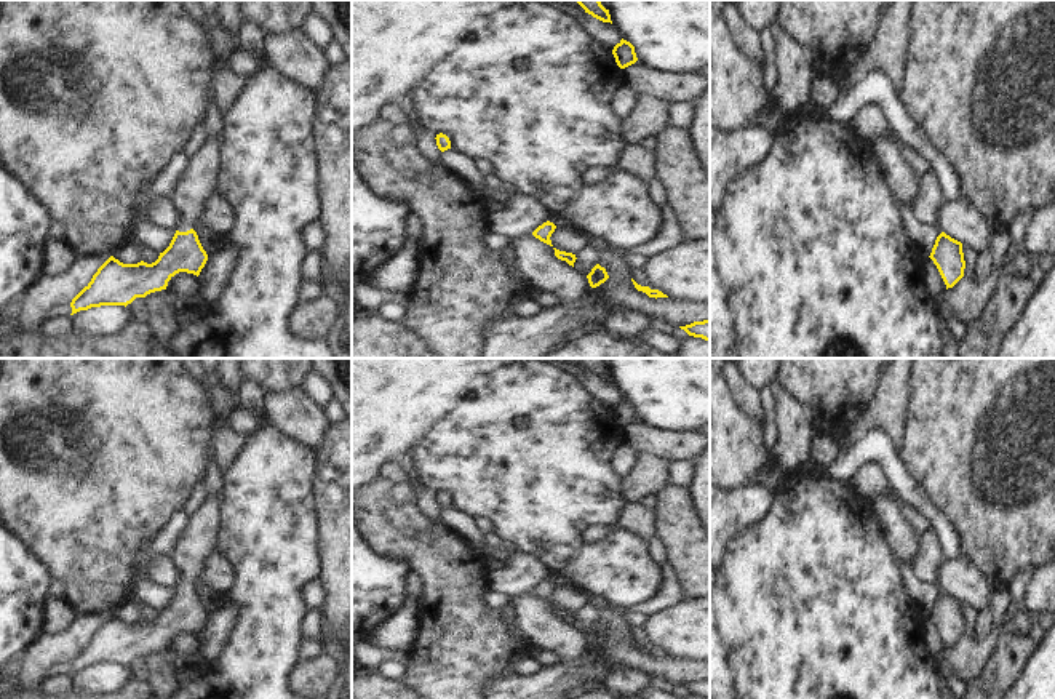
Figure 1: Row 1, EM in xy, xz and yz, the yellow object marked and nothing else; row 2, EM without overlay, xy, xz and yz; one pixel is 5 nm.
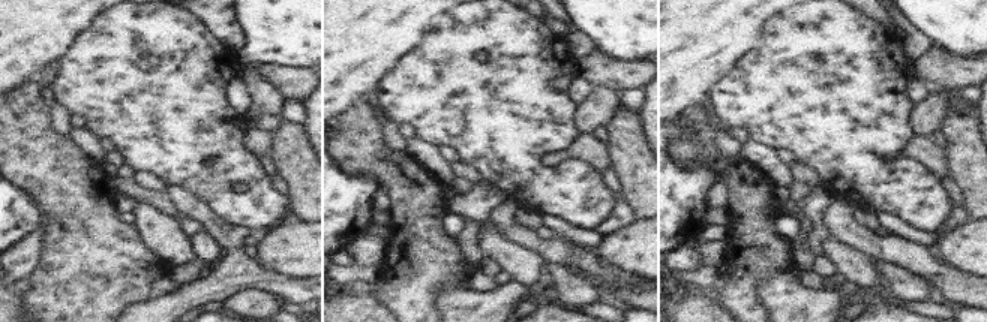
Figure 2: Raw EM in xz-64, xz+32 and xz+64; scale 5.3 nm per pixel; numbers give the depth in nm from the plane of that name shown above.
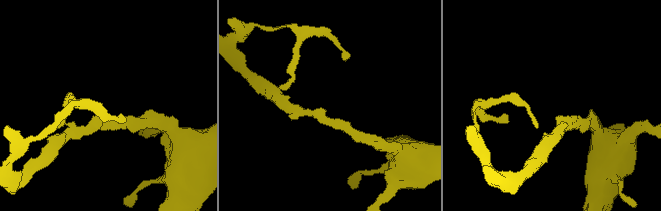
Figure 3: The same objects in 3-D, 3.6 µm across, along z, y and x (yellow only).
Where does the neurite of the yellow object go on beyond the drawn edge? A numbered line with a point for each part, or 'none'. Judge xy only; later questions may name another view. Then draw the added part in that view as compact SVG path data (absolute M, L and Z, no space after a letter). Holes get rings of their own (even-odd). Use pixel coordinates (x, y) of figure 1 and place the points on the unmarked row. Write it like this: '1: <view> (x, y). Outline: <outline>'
1: xy (197, 541). Outline: M208 493L205 501L189 513L189 520L169 552L181 573L176 589L193 587L206 557L216 550L219 521L221 493Z

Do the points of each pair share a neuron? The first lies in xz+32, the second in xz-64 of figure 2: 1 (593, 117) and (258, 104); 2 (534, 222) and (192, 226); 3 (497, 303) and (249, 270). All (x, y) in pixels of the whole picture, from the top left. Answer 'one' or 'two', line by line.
1: one
2: one
3: one

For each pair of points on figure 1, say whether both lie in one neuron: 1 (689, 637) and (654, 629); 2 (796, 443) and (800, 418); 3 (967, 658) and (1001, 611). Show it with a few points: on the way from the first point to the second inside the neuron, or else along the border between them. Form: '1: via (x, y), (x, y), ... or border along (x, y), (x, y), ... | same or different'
1: via (681, 631), (662, 629) | same
2: via (796, 437), (796, 424) | same
3: via (980, 648), (995, 634), (998, 624) | same

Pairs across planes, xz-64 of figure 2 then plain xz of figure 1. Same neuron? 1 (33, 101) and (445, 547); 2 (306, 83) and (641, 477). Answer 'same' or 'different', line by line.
1: same
2: different

